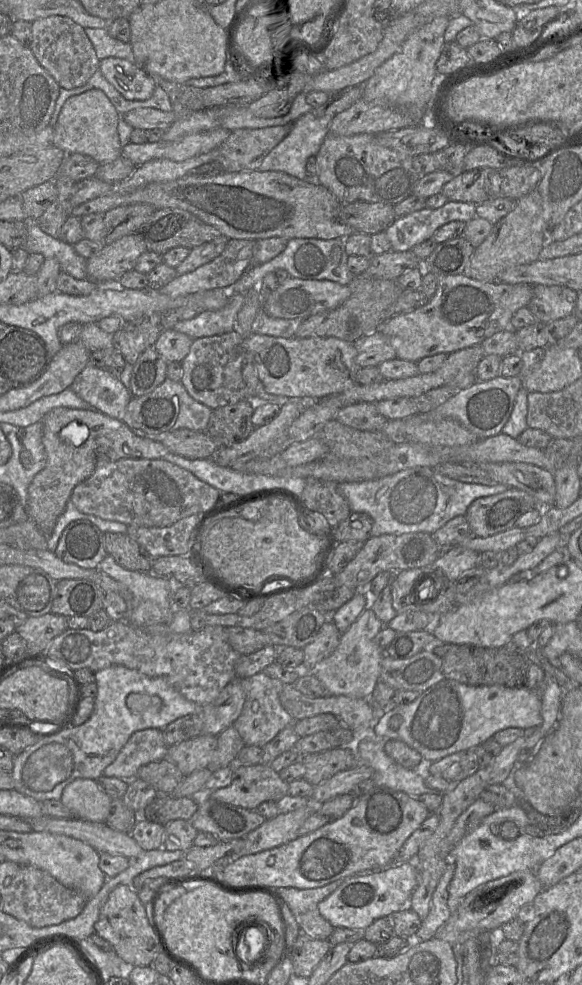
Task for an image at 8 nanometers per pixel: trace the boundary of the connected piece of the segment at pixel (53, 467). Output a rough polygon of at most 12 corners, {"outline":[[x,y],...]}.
{"outline":[[54,408],[26,512],[52,533],[75,486],[111,461],[163,459],[96,409]]}

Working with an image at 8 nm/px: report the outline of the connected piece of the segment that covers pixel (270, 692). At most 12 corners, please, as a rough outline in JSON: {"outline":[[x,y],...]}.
{"outline":[[263,671],[242,679],[245,702],[233,726],[264,747],[294,723],[285,684]]}

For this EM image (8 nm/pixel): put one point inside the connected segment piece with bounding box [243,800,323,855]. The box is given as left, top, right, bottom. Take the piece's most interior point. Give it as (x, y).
(283, 828)

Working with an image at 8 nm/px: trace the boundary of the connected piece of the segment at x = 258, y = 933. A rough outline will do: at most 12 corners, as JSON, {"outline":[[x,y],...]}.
{"outline":[[242,925],[236,934],[237,953],[248,965],[263,962],[264,927]]}

